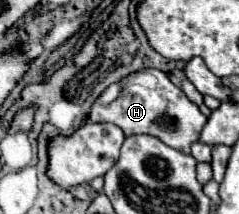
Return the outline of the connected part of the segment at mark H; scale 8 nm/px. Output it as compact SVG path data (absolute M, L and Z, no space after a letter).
M141 69L135 73L129 73L121 81L109 85L93 103L89 121L95 123L115 123L123 129L123 133L139 135L147 133L153 137L159 137L165 145L189 153L191 143L199 139L203 125L207 123L207 117L199 111L195 103L191 103L183 91L171 83L169 75L159 69Z

